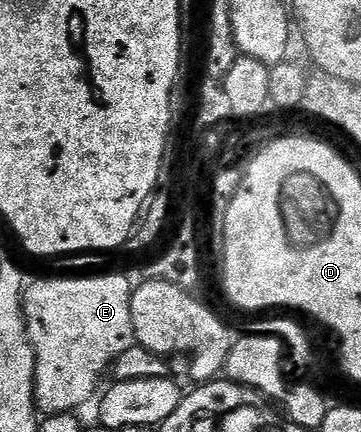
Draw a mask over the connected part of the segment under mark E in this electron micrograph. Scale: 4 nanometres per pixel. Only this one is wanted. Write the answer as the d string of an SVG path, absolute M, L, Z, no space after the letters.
M84 276L81 280L40 280L24 294L24 325L36 351L36 406L44 416L75 413L96 392L100 379L125 350L136 345L132 321L133 281L124 276Z

